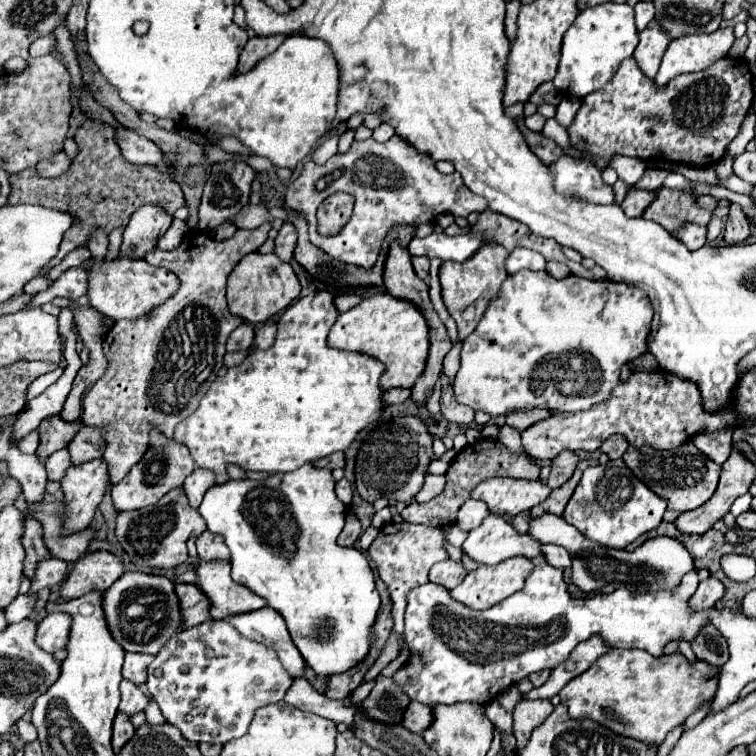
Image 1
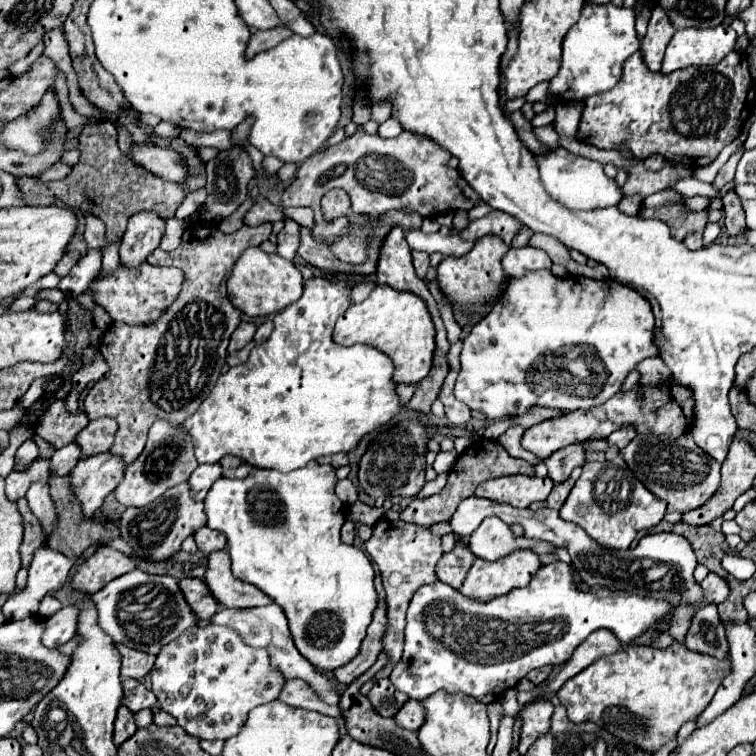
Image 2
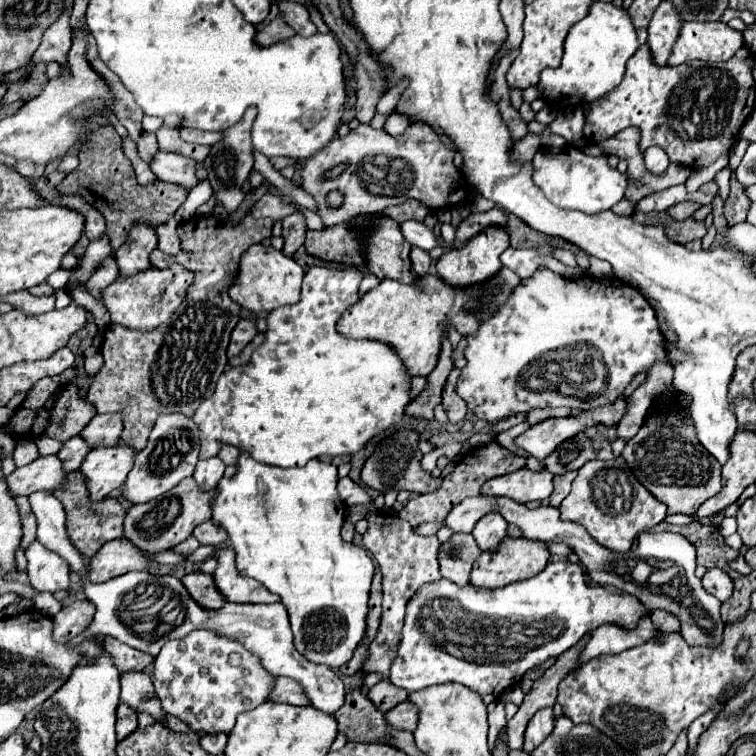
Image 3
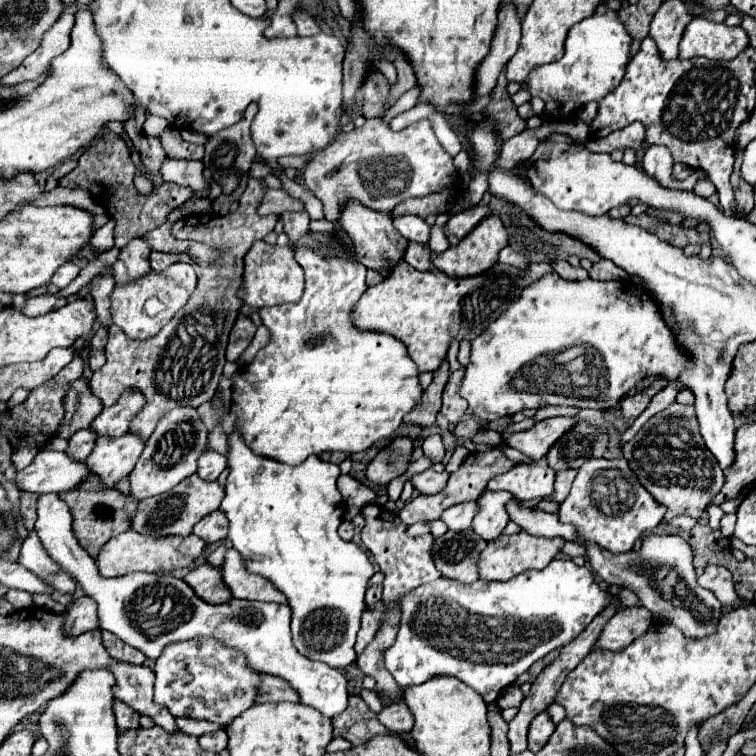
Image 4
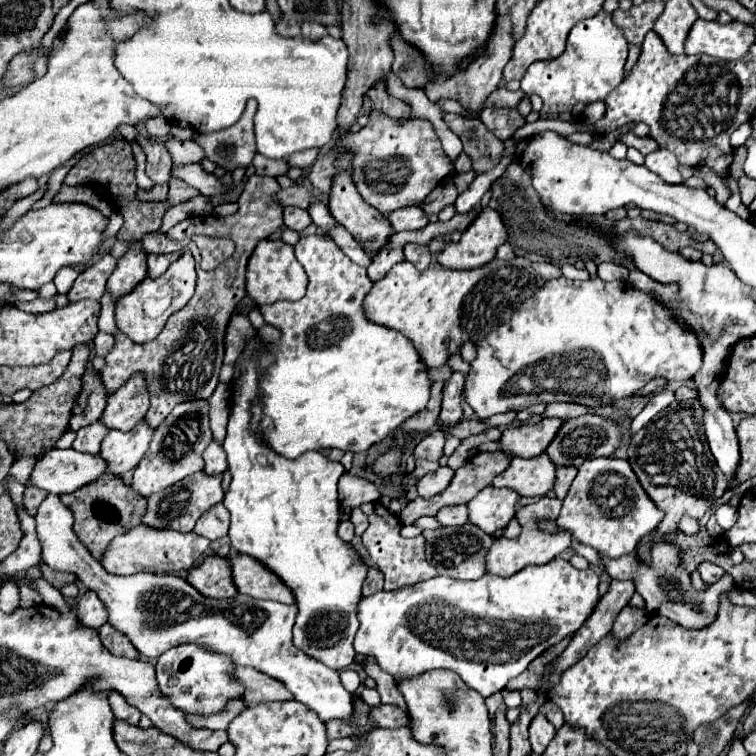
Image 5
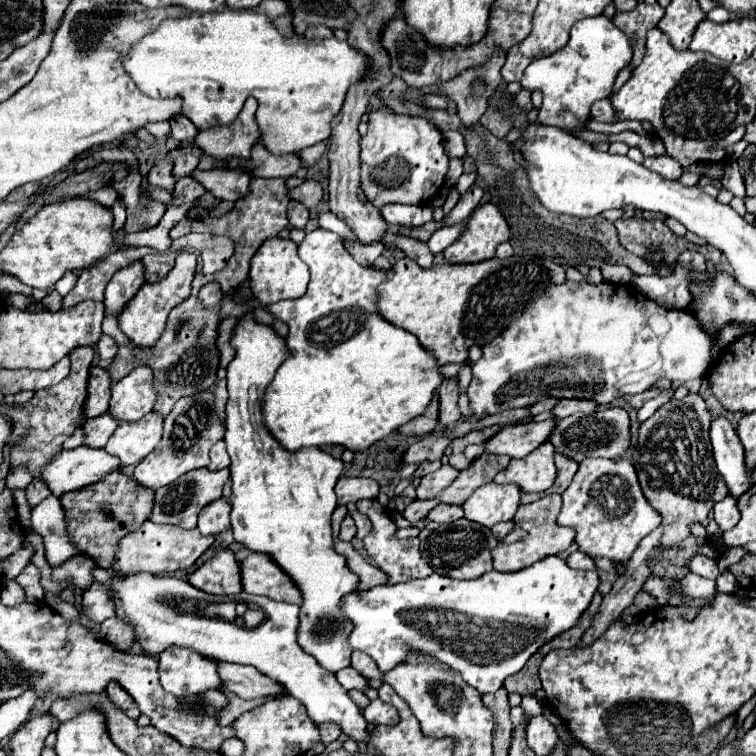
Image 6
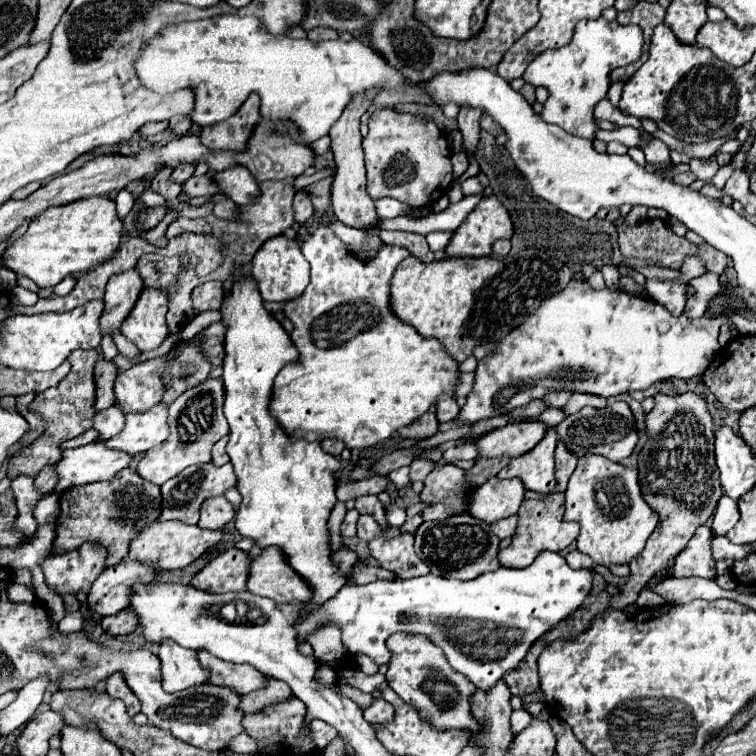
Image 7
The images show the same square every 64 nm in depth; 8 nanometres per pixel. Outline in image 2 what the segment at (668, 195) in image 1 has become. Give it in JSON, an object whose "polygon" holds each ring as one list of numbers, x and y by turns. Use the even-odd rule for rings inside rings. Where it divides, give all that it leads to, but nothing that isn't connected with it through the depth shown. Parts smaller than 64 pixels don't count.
{"polygon":[[676,202,662,208,644,208,640,210,640,218,658,218,664,224,668,224,672,236,676,240,684,240,690,232,704,232,706,226,706,214,700,212,686,212,684,202]]}

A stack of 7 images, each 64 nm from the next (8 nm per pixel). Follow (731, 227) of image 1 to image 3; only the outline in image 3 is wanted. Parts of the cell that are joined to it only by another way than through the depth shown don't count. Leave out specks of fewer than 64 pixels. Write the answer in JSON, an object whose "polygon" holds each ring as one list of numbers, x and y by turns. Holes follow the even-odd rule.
{"polygon":[[732,176,732,184,730,184,730,198,728,204,724,204,724,216,730,224,738,224,746,220,746,214,750,210,750,200,746,198,744,186,740,186,740,182,736,180,736,176]]}

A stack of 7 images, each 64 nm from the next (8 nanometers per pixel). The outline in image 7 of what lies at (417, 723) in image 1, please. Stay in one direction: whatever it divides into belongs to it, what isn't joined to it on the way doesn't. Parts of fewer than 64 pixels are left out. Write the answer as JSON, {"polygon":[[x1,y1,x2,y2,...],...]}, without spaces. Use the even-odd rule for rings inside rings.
{"polygon":[[376,698,376,700,372,702,372,706,364,710,364,718,366,718,370,724,378,726,378,724,390,722,390,720,394,718,394,708,392,708,392,704,388,704,384,698]]}

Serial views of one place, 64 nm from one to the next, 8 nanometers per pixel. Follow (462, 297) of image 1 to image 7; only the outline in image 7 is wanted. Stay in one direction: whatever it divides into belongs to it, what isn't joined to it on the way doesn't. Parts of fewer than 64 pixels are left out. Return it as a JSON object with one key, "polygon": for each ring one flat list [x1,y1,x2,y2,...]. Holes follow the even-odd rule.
{"polygon":[[494,194,482,196,478,206,454,230,446,254,448,256,486,256,498,238,512,236,512,220,508,210]]}

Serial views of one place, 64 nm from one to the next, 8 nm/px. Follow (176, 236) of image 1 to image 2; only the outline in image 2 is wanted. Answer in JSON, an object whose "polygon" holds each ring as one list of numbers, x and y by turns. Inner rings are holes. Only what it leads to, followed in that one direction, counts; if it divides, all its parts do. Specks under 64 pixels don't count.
{"polygon":[[178,218,166,220,166,232,164,232,160,248,166,252,172,252,178,248,180,238,182,238,182,220,178,220]]}

